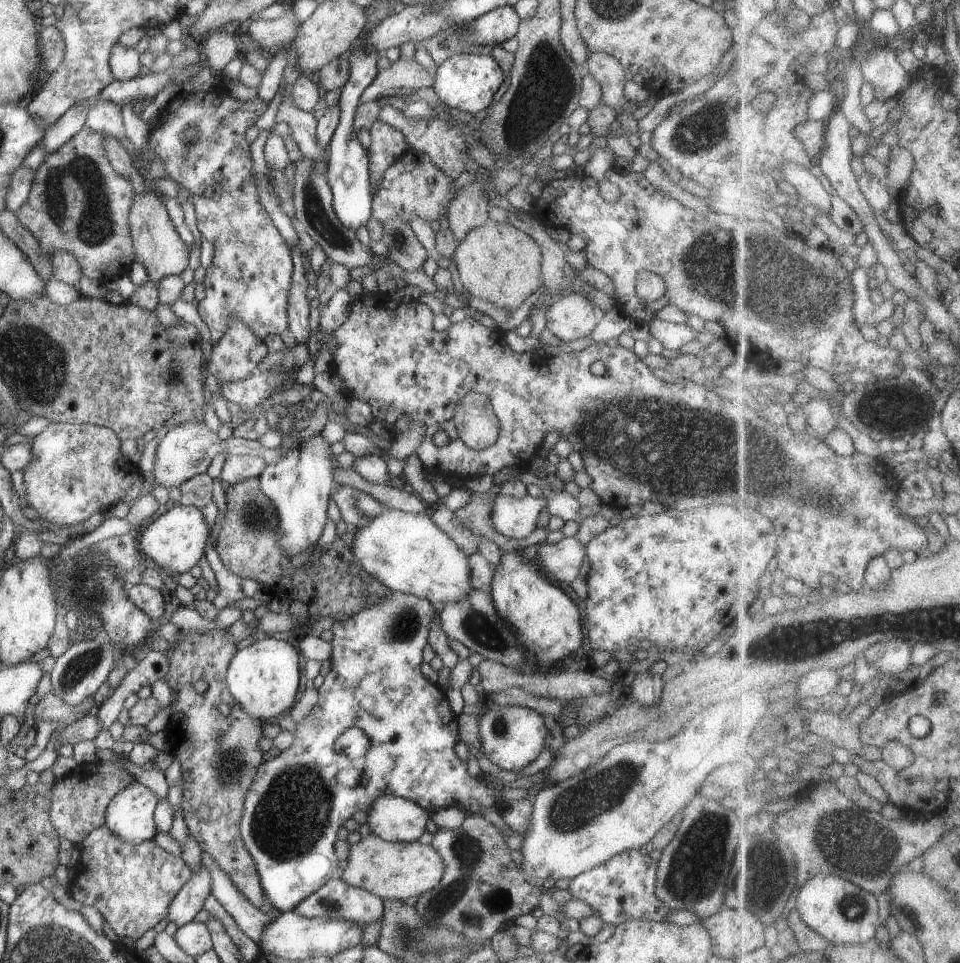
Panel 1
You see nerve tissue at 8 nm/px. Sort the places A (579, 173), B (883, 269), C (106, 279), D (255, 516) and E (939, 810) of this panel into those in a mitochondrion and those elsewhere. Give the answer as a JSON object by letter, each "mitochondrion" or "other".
{"A":"other","B":"other","C":"other","D":"mitochondrion","E":"other"}

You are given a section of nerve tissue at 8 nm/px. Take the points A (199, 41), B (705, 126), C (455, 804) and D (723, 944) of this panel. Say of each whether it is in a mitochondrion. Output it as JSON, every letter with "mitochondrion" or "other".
{"A":"other","B":"mitochondrion","C":"other","D":"other"}

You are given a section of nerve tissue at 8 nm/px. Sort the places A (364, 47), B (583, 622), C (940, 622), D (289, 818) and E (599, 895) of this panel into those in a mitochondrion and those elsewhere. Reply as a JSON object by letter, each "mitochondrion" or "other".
{"A":"other","B":"other","C":"mitochondrion","D":"mitochondrion","E":"other"}

